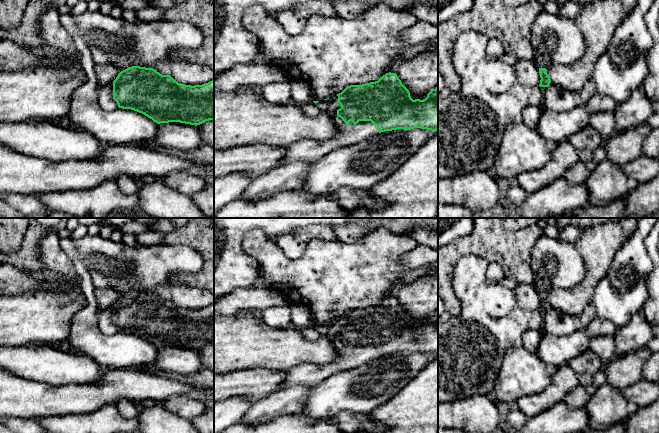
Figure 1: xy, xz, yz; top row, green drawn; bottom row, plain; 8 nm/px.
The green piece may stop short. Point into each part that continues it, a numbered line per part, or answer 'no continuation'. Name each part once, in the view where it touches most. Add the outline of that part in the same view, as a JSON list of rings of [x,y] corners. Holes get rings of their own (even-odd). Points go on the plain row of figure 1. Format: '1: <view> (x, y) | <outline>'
1: xz (307, 374) | [[[332,320],[327,324],[321,324],[315,328],[320,335],[327,336],[337,351],[335,361],[317,365],[301,363],[285,371],[286,376],[282,382],[283,388],[293,385],[314,386],[327,377],[348,369],[360,367],[378,358],[377,350],[371,345],[359,345],[356,349],[352,345],[348,349],[337,340],[337,334],[341,332],[338,320]]]

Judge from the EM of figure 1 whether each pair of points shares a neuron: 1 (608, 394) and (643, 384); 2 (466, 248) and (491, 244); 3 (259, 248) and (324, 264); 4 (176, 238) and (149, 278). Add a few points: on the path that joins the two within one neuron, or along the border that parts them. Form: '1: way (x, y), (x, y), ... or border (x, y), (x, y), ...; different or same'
1: way (617, 394), (634, 393); same
2: way (472, 244), (485, 244); same
3: way (275, 261), (279, 265), (308, 265); same
4: border (160, 243), (185, 244), (195, 250); different

